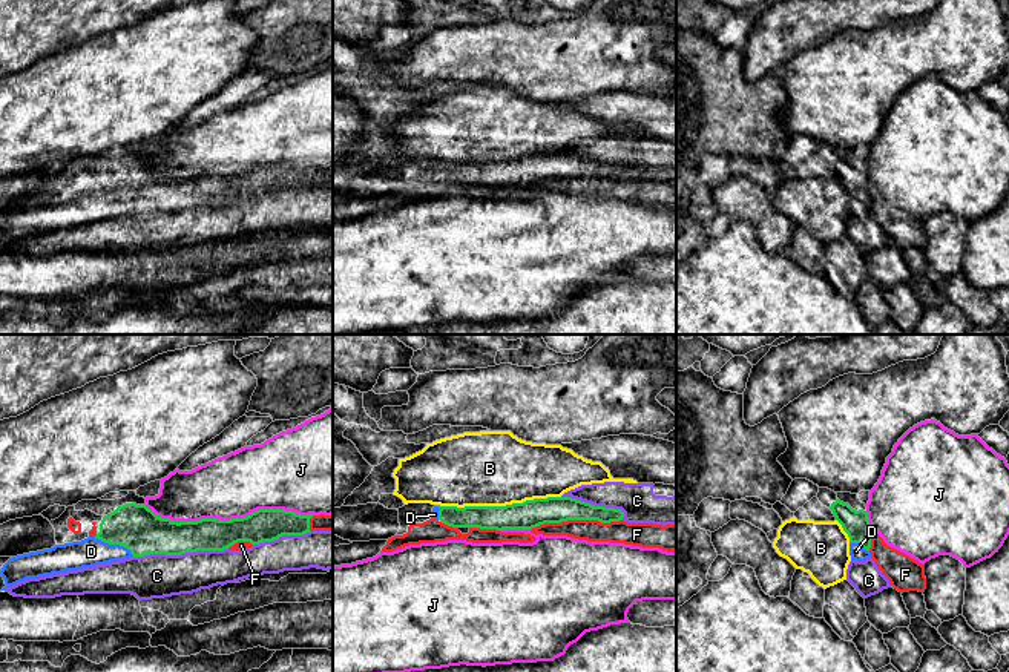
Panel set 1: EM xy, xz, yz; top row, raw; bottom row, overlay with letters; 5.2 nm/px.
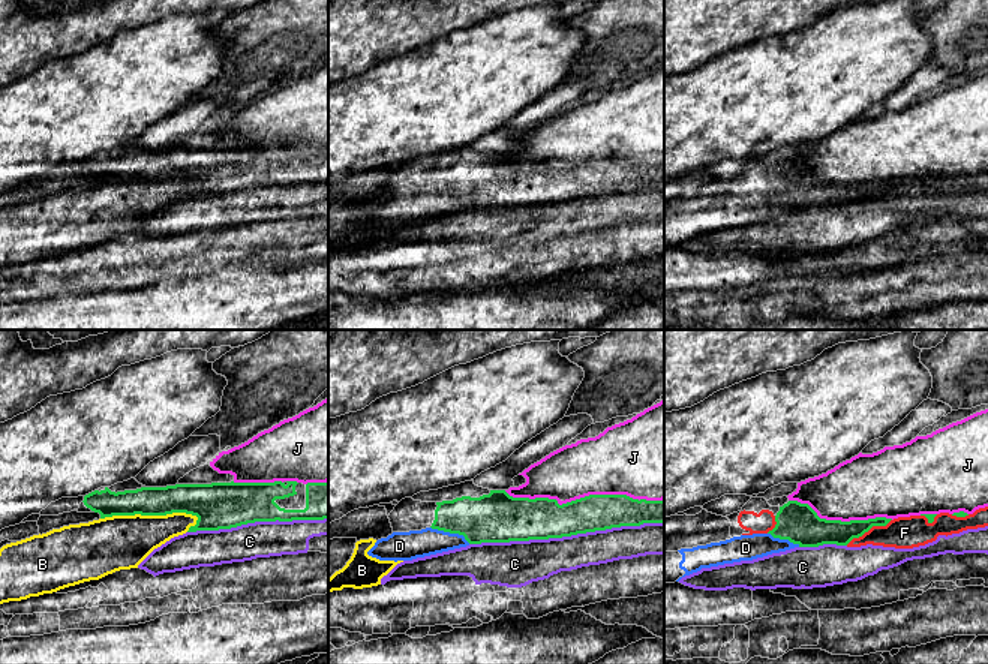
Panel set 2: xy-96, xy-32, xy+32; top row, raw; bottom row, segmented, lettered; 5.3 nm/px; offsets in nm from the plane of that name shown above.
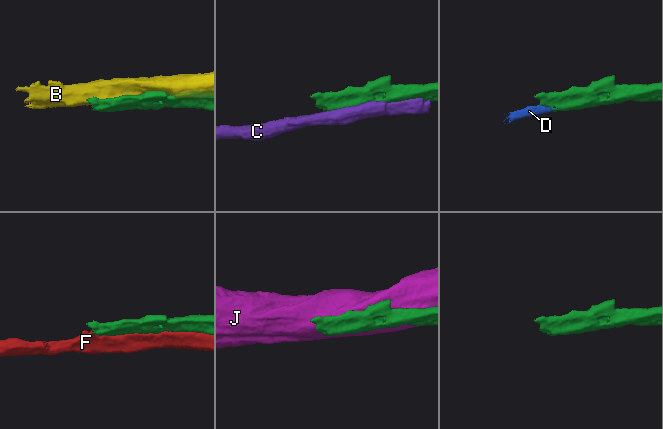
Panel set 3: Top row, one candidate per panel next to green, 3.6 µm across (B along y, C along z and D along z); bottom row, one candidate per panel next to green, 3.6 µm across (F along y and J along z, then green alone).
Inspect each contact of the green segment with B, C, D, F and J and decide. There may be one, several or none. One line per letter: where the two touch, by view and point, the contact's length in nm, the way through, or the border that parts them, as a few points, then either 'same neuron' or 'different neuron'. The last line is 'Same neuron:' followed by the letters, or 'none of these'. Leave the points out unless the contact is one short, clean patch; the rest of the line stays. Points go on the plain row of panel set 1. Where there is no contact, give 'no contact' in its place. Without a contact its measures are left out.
B: xz (500, 163) | 650 nm | different neuron
C: xy (180, 210) | 500 nm | different neuron
D: xy (114, 200) | 240 nm | across xy (135, 183), (114, 200), (91, 207) | same neuron
F: xz (575, 175) | 480 nm | different neuron
J: xy (229, 177) | 900 nm | different neuron
Same neuron: D

